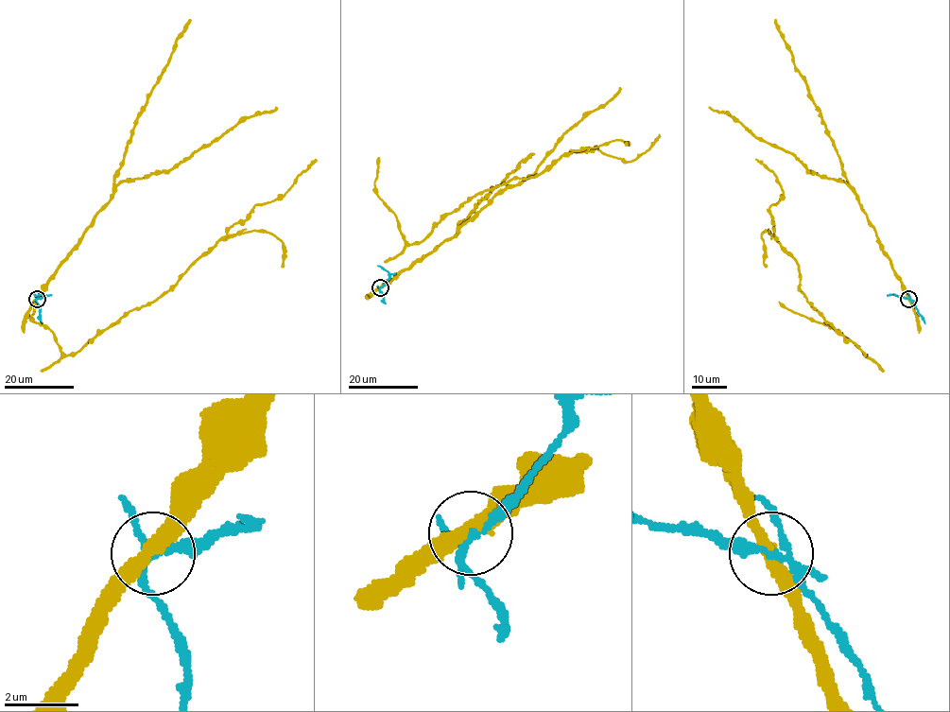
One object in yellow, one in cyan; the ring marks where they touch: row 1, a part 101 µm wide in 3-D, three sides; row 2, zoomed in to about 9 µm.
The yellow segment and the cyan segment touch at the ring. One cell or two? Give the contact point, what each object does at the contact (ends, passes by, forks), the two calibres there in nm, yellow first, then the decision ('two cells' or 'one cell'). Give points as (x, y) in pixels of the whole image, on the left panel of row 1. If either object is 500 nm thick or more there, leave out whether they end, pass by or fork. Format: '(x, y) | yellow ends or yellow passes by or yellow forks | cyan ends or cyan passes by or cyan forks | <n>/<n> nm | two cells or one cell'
(37, 299) | yellow passes by | cyan forks | 360/170 nm | two cells

